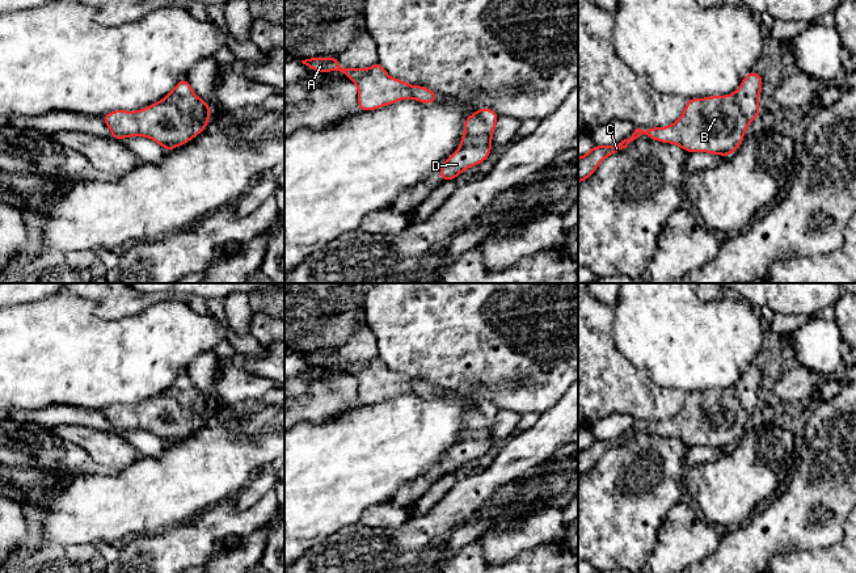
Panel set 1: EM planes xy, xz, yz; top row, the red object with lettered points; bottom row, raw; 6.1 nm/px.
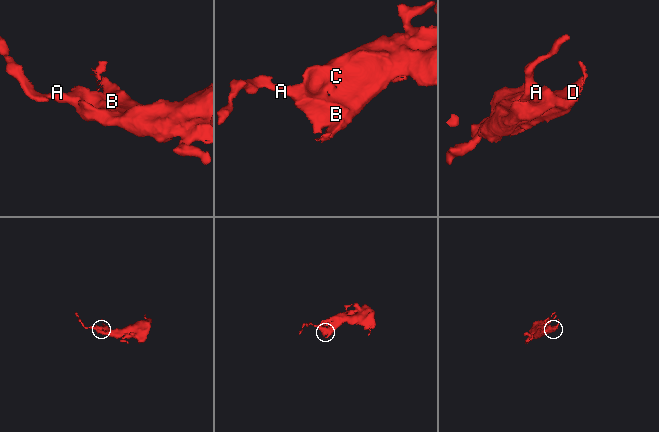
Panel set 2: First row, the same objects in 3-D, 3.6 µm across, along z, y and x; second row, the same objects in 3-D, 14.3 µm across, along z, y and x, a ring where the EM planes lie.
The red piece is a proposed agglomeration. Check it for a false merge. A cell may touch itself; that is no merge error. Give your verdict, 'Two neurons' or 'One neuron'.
One neuron

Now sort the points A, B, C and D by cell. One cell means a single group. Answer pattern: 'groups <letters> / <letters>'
groups A B C D

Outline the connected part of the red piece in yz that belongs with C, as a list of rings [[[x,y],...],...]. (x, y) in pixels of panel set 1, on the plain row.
[[[750,365],[742,374],[739,382],[730,388],[725,389],[709,389],[705,392],[690,392],[686,396],[686,401],[683,408],[670,420],[666,421],[650,421],[648,424],[636,422],[634,426],[629,433],[624,433],[617,438],[613,439],[594,439],[586,448],[578,451],[578,477],[587,473],[594,468],[599,458],[607,452],[610,448],[613,448],[619,445],[623,445],[628,441],[631,435],[646,427],[650,433],[661,435],[661,437],[670,437],[682,441],[688,447],[696,446],[707,446],[720,450],[729,450],[734,447],[739,439],[743,437],[743,430],[749,418],[759,410],[760,401],[759,401],[759,389],[763,380],[763,370],[758,368],[755,365]]]

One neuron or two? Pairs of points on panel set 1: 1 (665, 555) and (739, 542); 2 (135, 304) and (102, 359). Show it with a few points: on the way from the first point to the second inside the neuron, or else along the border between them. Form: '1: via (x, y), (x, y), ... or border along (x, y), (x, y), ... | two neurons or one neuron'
1: border along (721, 538), (717, 548), (703, 559) | two neurons
2: border along (155, 299), (119, 319), (97, 315) | two neurons

